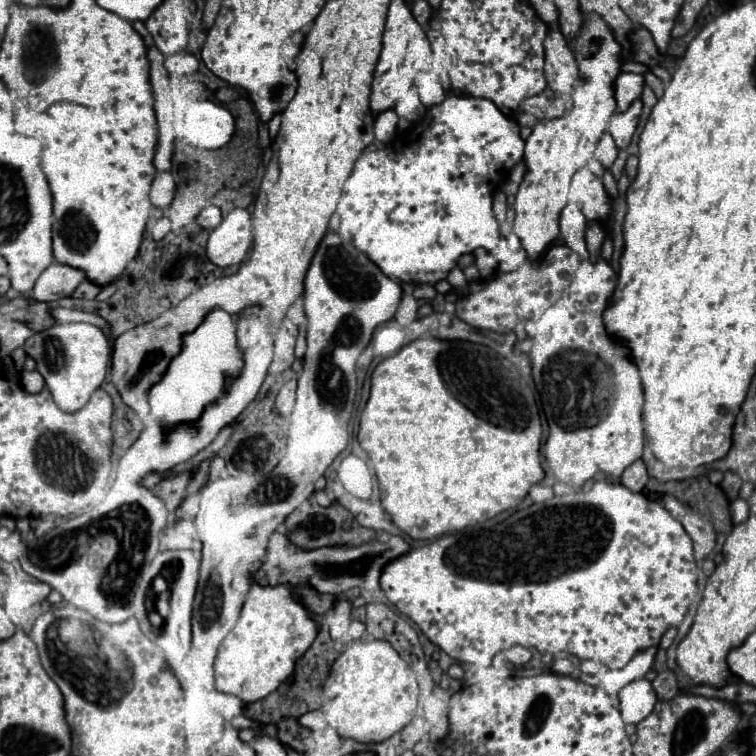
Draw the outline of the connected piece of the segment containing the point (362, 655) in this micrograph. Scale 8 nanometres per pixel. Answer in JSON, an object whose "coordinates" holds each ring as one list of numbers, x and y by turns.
{"coordinates":[[385,640,355,642,335,660,331,674,323,684,321,712,325,714,327,724,335,728,343,738,353,738,363,744,383,742,411,722,417,708,417,694,419,694,419,686,413,670,409,668,407,662,401,660,401,656,391,648,391,644,387,644]]}

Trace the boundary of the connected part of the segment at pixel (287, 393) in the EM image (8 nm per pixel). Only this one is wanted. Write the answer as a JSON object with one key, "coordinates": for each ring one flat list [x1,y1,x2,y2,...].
{"coordinates":[[289,380,277,394,277,400,275,400,275,406,277,410,283,414,283,416,289,416,293,412,293,406,295,406,295,388,297,388,297,382,295,380]]}

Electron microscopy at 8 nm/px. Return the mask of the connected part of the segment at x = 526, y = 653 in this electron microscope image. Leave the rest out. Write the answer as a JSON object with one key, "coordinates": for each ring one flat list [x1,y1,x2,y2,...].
{"coordinates":[[513,646,507,650,507,662,515,664,515,666,523,666,531,660,531,650,523,648,523,646]]}

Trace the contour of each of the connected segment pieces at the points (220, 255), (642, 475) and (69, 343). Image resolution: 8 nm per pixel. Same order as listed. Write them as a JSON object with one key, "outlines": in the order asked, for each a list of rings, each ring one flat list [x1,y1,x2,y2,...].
{"outlines":[[[235,208,209,234,207,256,213,264,221,268,241,264,251,248,251,240,253,240,251,216,243,208]],[[641,460,633,462,621,476,621,484,625,488,629,488,631,492,643,492,645,484,647,484,649,476,647,476,647,470,645,470,645,464]],[[61,324,53,326,47,332,31,336,23,350,35,358,37,370,45,378,45,384,63,412,77,412,89,400,89,396,101,386,109,366,109,340,101,328,93,324]]]}

